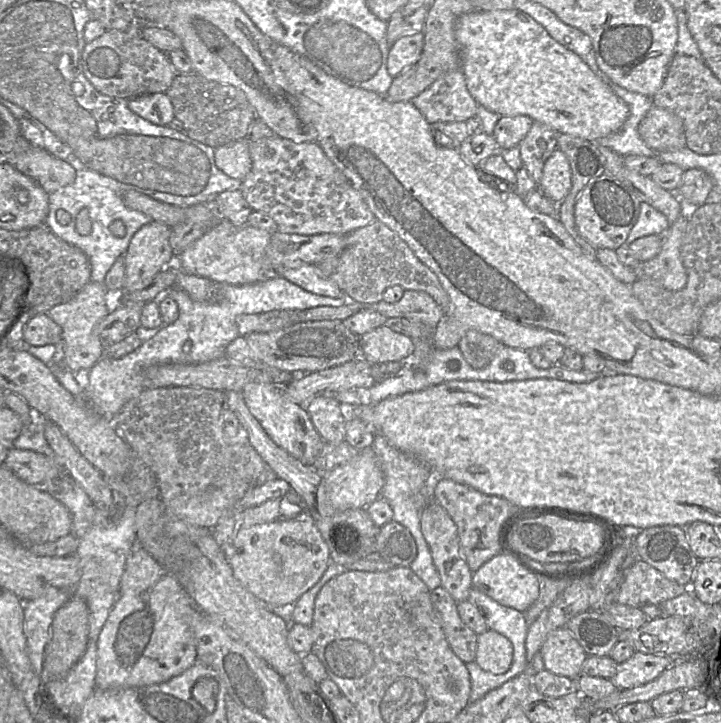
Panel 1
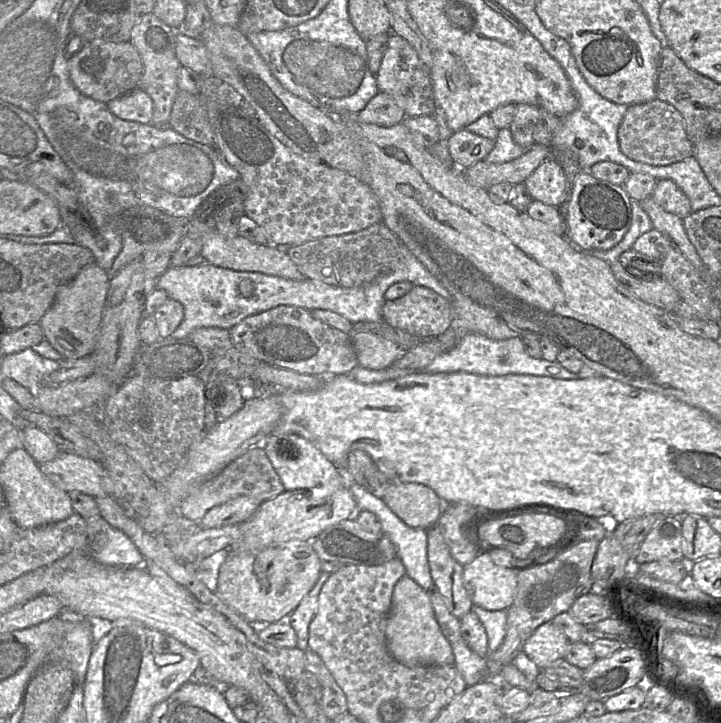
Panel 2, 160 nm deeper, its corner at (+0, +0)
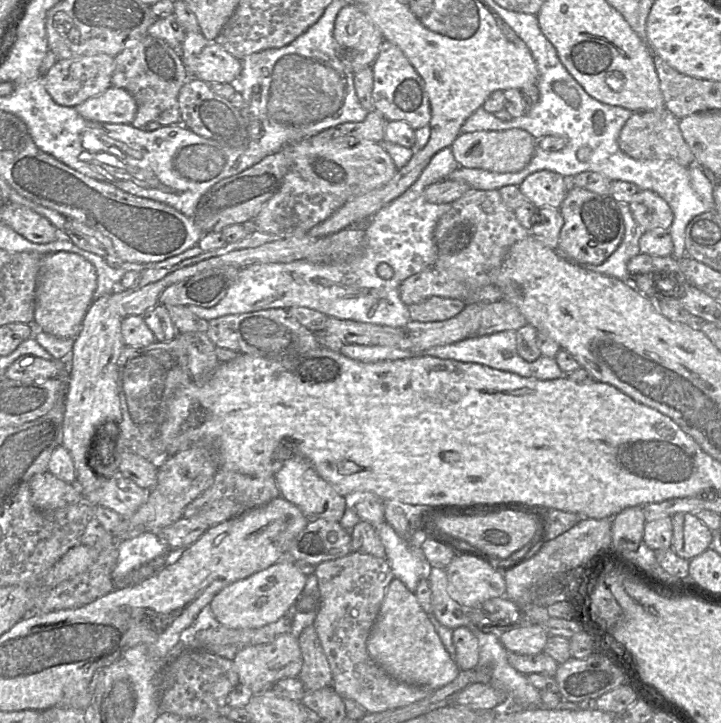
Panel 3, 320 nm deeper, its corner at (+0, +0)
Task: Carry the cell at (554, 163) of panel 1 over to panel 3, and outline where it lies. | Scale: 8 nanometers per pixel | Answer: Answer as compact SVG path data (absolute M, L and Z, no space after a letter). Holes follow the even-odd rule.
M541 170L527 176L518 187L537 209L559 209L569 191L570 181L555 172Z

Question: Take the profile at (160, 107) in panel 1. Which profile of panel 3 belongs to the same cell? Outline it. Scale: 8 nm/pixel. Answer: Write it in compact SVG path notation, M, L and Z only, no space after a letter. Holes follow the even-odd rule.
M110 86L103 93L89 98L75 107L83 118L102 123L131 124L137 104L125 89Z

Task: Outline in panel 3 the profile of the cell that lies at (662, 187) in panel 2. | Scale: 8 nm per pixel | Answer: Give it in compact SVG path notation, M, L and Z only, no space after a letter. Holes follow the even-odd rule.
M639 191L629 202L633 218L646 232L655 229L668 230L673 222L670 206L659 195L650 191Z

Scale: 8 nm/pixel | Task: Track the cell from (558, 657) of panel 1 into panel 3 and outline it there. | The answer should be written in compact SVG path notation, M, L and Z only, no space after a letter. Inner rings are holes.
M540 625L511 629L499 635L502 646L519 655L536 655L543 652L549 634Z

